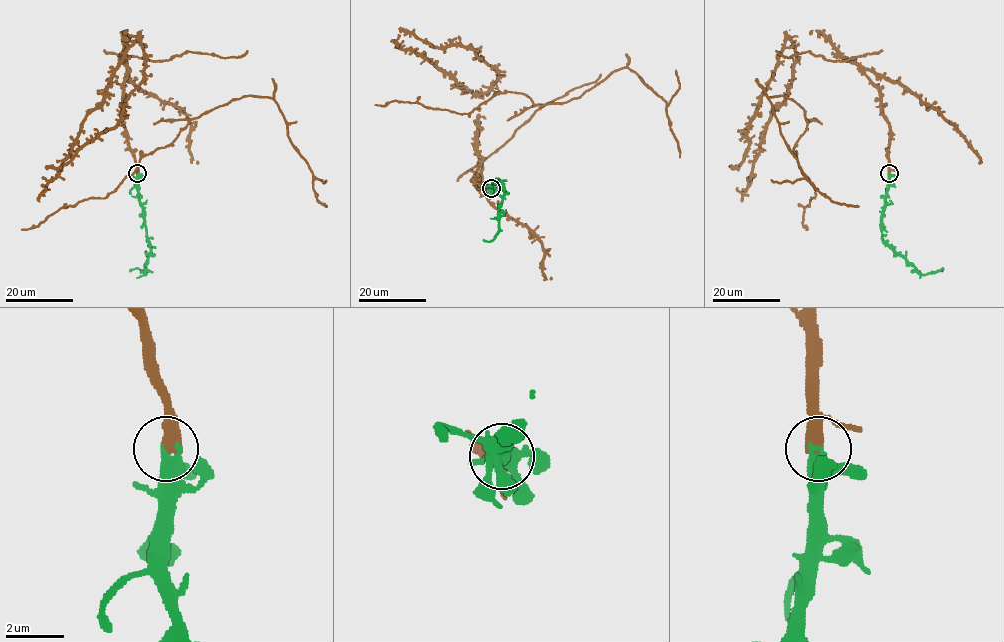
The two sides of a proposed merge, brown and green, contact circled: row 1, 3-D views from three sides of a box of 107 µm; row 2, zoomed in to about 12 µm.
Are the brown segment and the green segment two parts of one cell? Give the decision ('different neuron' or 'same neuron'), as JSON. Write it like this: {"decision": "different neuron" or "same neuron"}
{"decision": "same neuron"}

